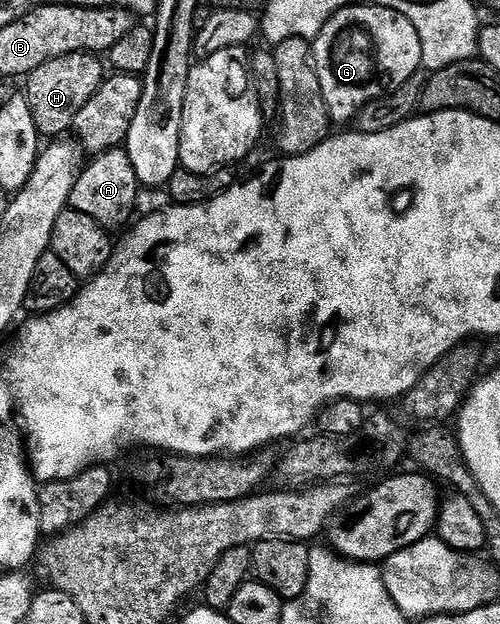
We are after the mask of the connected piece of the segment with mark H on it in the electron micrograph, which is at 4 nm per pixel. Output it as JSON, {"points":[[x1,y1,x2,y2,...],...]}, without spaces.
{"points":[[78,51,62,55,53,61,45,61,45,65,26,76,25,96,40,136,63,137,67,135,66,131,70,132,74,128,77,113,85,109,93,93,97,93,97,89,103,84,103,67,105,68,104,60,98,54]]}

